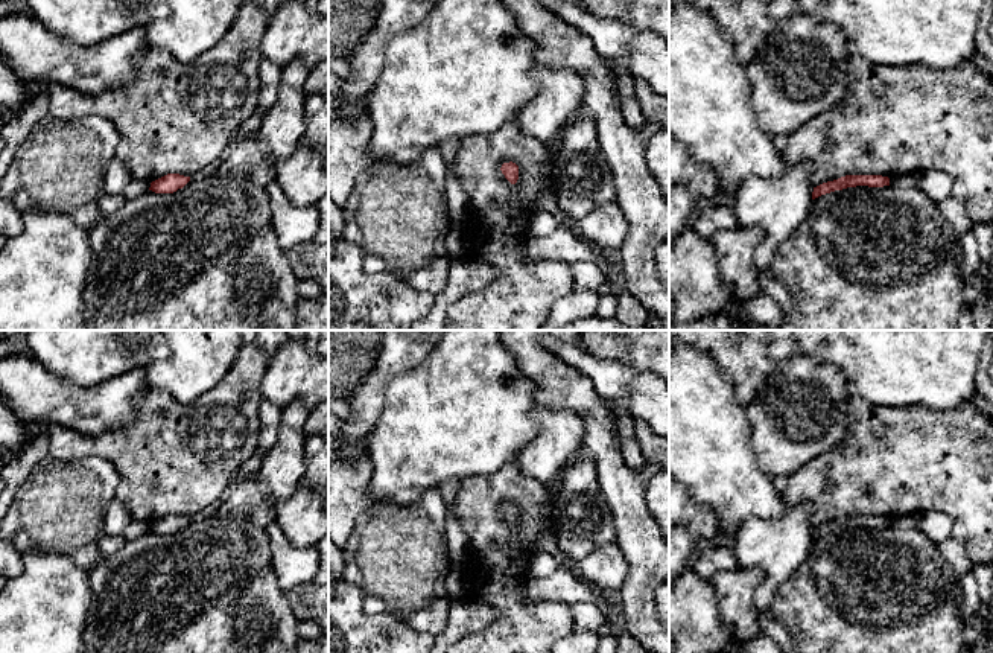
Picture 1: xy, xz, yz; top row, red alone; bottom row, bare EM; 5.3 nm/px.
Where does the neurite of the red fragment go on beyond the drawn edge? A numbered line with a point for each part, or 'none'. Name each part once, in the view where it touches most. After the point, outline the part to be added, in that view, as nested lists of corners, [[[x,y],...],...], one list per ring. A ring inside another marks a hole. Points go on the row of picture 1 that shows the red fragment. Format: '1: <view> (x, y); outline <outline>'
none

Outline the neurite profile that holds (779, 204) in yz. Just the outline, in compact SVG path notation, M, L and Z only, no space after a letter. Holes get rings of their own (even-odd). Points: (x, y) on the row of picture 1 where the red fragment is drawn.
M788 161L782 177L748 177L734 199L731 201L738 227L760 227L763 230L763 240L754 253L754 265L762 271L768 269L779 247L806 221L812 207L812 161Z

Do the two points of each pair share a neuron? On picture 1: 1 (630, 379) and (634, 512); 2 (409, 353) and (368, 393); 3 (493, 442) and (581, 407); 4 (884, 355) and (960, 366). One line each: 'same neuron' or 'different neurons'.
1: different neurons
2: same neuron
3: different neurons
4: same neuron

